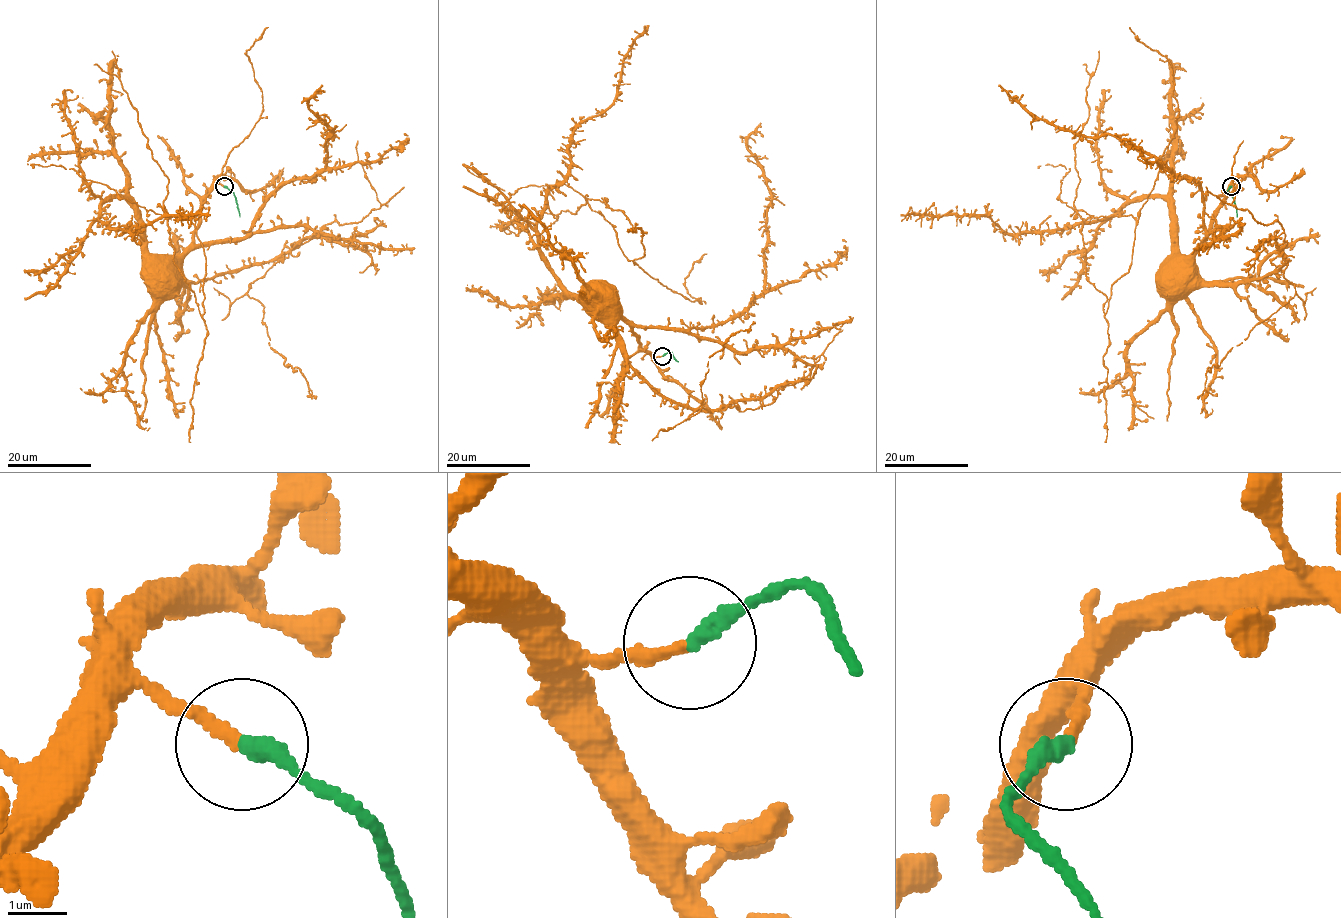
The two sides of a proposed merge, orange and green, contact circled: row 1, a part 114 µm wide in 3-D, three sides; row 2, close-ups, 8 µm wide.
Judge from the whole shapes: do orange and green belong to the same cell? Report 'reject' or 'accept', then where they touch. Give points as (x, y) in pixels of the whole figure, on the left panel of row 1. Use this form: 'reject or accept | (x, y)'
reject | (224, 186)

